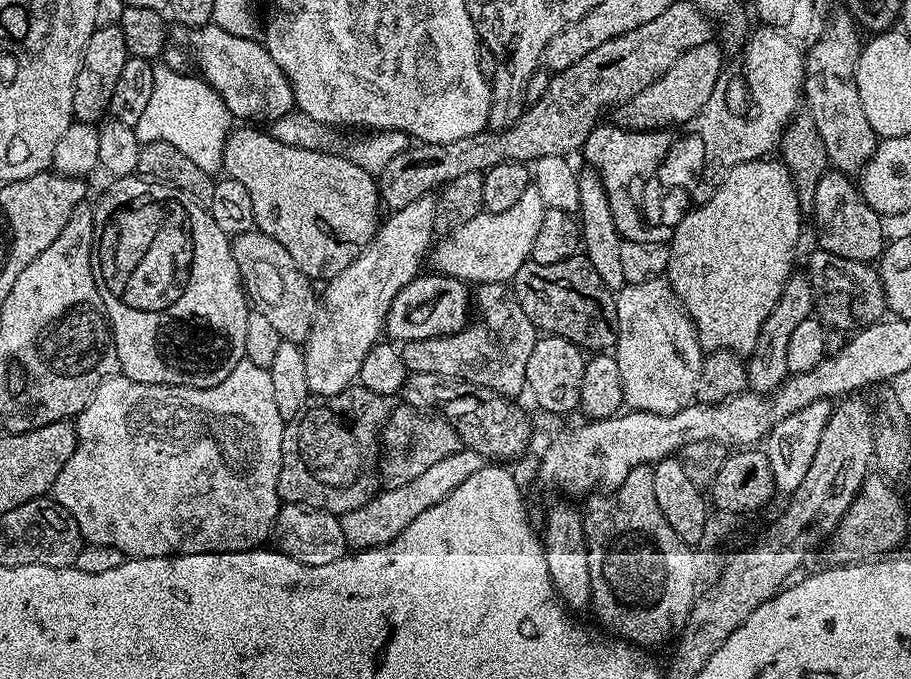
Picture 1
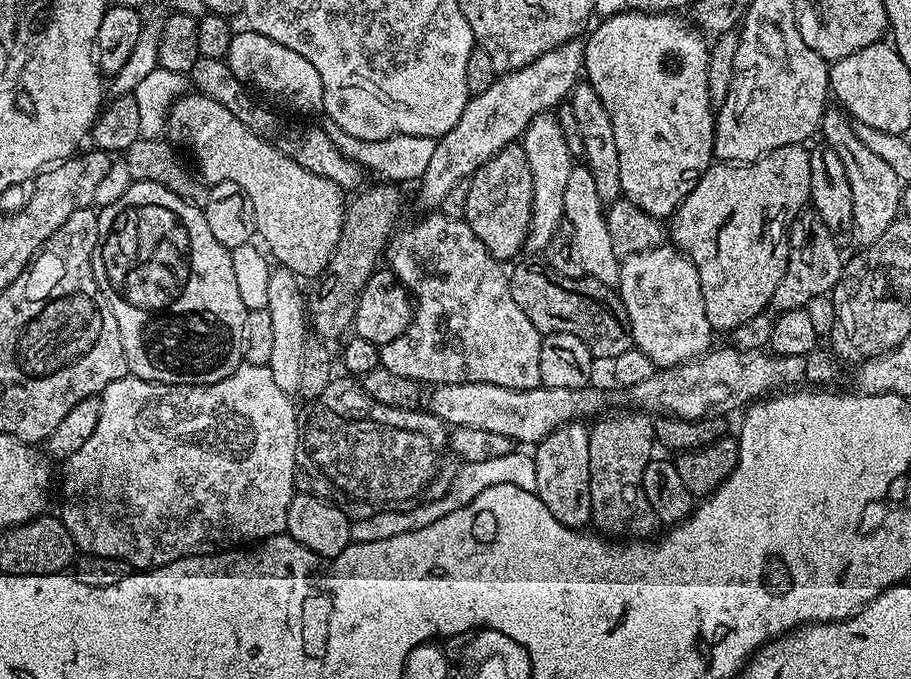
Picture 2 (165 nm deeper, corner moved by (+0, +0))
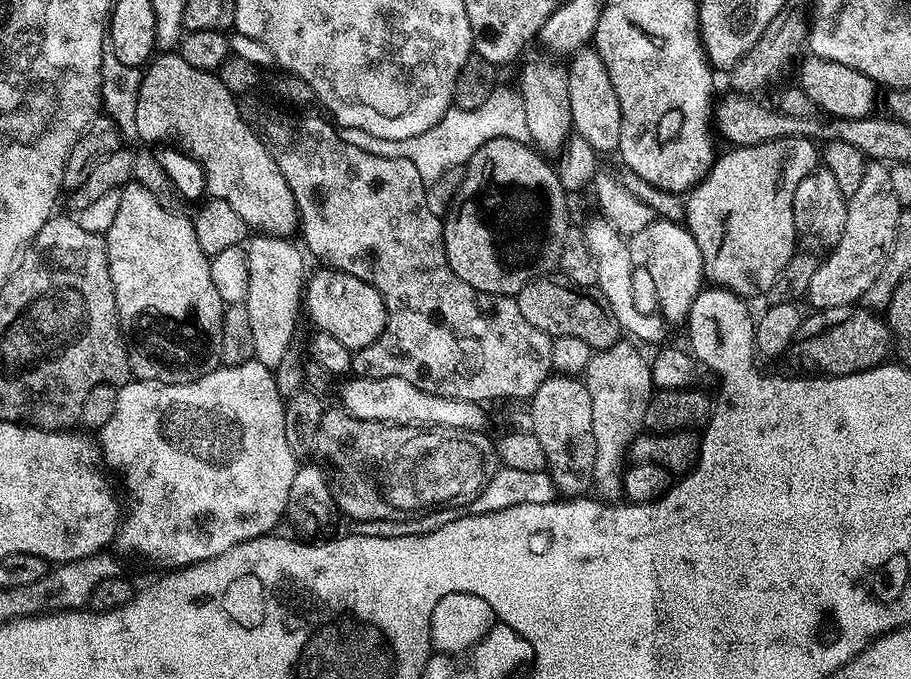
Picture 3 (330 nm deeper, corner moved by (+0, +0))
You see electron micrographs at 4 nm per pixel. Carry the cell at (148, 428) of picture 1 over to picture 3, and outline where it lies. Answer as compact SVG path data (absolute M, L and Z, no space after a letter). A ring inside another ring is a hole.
M253 358L247 360L245 364L218 367L202 378L181 384L163 384L133 378L127 384L119 385L116 393L118 402L114 405L114 414L110 422L106 422L106 426L98 429L98 436L100 436L98 452L102 457L103 467L113 477L116 475L120 479L120 484L124 487L124 500L128 503L128 509L126 507L123 509L114 541L115 551L121 557L122 555L141 556L152 564L161 564L161 569L175 570L185 564L197 564L214 558L218 554L226 554L230 546L238 546L247 540L267 536L279 529L276 527L279 526L280 520L282 524L288 511L290 486L294 486L298 457L290 450L290 442L286 442L286 418L284 417L286 400L278 392L273 369L262 366Z

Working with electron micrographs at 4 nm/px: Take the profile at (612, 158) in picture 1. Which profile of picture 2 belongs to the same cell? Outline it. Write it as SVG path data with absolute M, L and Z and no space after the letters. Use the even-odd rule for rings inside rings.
M619 12L616 16L603 17L600 25L587 33L584 40L584 66L583 75L586 82L602 98L602 106L610 114L610 122L614 126L614 142L618 142L618 178L620 179L620 191L638 210L646 210L646 214L668 218L675 213L676 209L690 194L694 180L706 174L706 170L714 163L715 150L715 128L716 117L714 115L714 105L710 98L708 89L708 62L710 59L710 44L702 35L699 28L693 26L687 19L683 20L683 15L672 12Z

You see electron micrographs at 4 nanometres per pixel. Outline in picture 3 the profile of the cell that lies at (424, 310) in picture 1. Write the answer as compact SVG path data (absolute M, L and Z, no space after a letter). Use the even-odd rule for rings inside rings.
M327 266L321 272L311 273L306 284L306 310L312 314L312 320L319 331L330 334L342 342L342 346L359 350L370 346L382 334L386 326L388 311L384 305L382 294L373 284L362 282L362 278L354 278L349 272L338 272Z

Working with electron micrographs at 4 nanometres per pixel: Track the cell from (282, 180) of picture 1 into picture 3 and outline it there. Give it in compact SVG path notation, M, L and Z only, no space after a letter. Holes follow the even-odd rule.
M179 54L157 55L155 59L143 69L140 77L140 89L138 90L138 102L136 103L136 117L138 118L138 134L140 135L140 140L143 141L143 143L148 143L145 145L156 146L152 144L160 144L163 140L176 140L178 147L185 148L185 150L204 167L204 184L208 187L207 195L214 200L225 200L226 202L230 202L230 206L234 206L234 210L238 210L238 214L244 219L244 223L248 225L249 229L255 230L260 234L282 236L285 238L291 237L293 235L291 232L294 231L295 228L297 231L298 211L294 198L286 186L286 178L282 178L282 170L278 170L274 158L270 158L270 154L266 150L264 143L254 135L248 123L240 117L237 97L220 81L220 77L216 72L203 72L202 70L198 70L194 66L190 66L190 62L183 60Z

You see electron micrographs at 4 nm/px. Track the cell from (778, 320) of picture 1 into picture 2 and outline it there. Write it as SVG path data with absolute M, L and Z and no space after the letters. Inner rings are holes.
M801 214L796 217L790 229L786 274L782 274L772 295L771 307L776 308L777 313L808 308L811 300L816 300L819 296L827 297L831 293L846 263L845 257L840 257L836 240L837 237L821 222L819 216Z

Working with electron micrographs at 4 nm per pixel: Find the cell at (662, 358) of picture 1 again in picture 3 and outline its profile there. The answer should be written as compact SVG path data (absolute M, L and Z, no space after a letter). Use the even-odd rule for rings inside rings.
M657 218L646 230L638 230L627 241L630 258L636 266L642 266L648 271L648 280L652 283L652 292L656 295L659 315L669 325L683 325L687 321L696 295L702 290L706 277L702 254L698 250L698 242L689 234L683 223Z

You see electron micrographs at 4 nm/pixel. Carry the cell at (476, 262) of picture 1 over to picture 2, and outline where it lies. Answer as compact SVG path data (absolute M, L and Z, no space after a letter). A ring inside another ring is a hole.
M552 114L535 116L528 129L524 131L522 143L526 150L526 162L530 162L530 174L534 182L532 217L528 227L528 237L524 239L524 248L540 254L550 242L550 238L554 238L554 230L558 230L558 226L565 220L563 195L566 194L574 159L569 147L566 146L562 126Z

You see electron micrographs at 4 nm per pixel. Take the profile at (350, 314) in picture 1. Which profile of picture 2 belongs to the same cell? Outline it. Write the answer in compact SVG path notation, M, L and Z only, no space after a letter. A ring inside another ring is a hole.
M567 40L525 68L503 73L488 90L473 95L466 110L462 110L462 118L458 118L454 130L436 140L431 161L418 179L420 200L425 209L439 209L446 194L459 181L471 178L507 144L517 143L535 116L551 113L558 104L567 101L581 79L583 66L584 40Z

